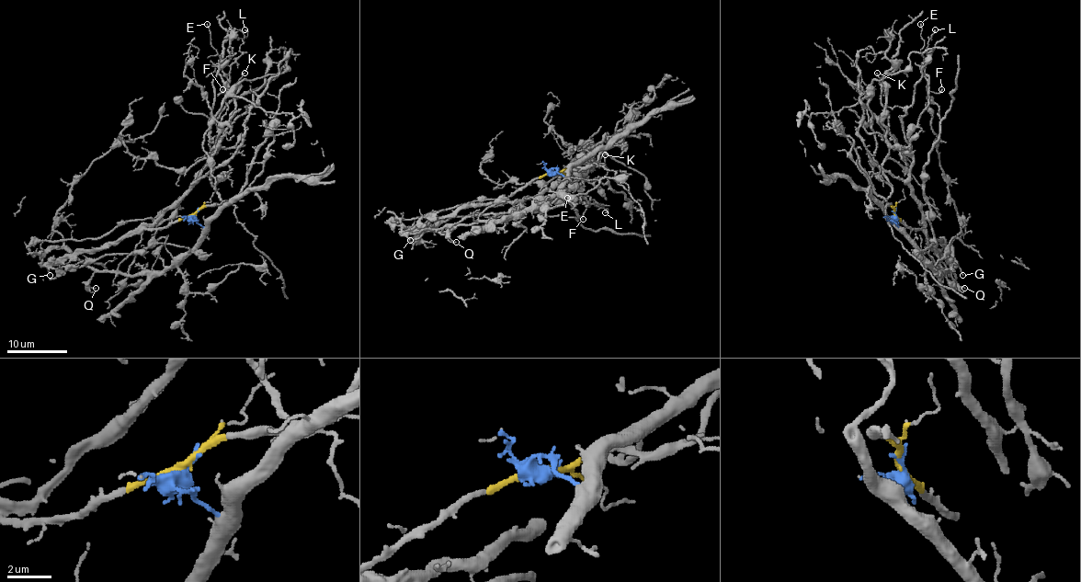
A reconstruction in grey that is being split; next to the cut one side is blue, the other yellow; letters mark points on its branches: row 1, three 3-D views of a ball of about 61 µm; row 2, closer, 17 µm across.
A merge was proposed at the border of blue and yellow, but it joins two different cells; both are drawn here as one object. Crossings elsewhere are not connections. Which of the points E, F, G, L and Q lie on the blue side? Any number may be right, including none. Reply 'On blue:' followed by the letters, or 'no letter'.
On blue: Q

